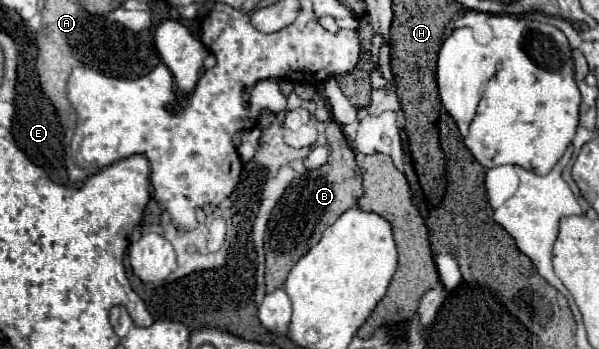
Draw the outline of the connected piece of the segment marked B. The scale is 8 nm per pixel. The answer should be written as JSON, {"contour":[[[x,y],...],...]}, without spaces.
{"contour":[[[330,120],[326,122],[326,138],[330,146],[330,156],[324,166],[314,172],[306,172],[304,176],[294,180],[276,208],[272,210],[268,228],[266,228],[266,290],[272,292],[282,288],[290,268],[310,250],[310,240],[320,240],[322,232],[346,210],[354,208],[362,196],[362,174],[358,172],[354,152],[348,146],[340,126]]]}

